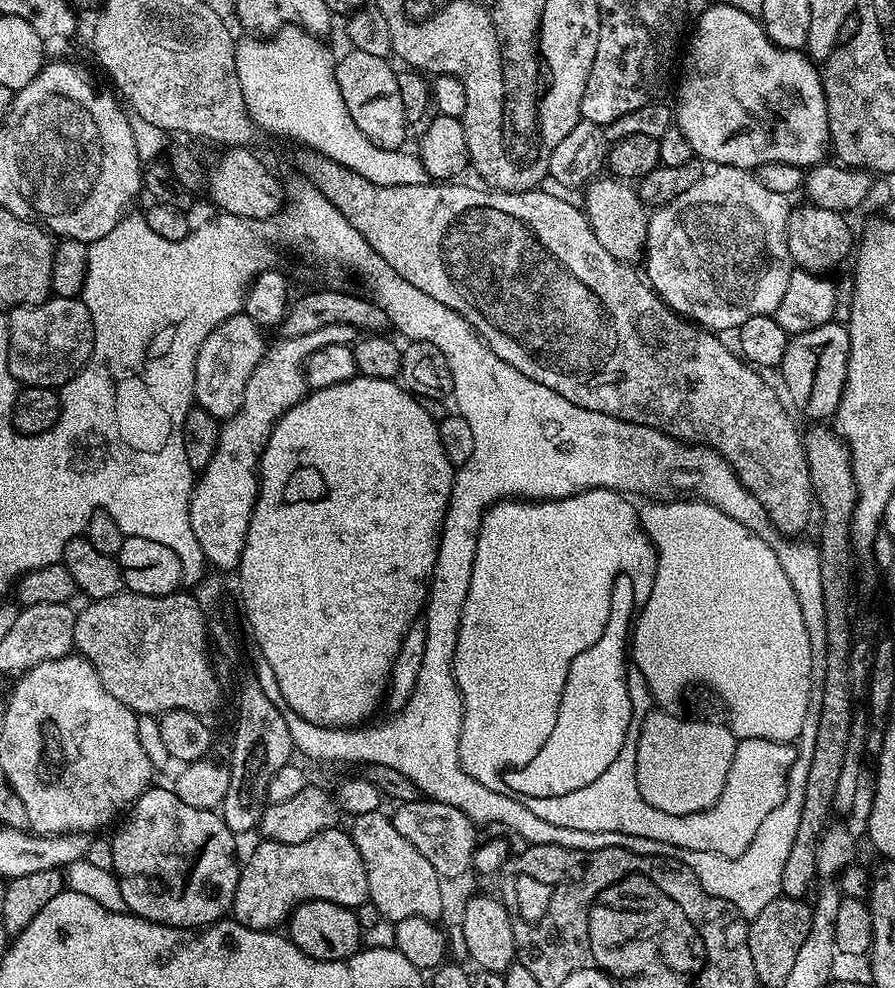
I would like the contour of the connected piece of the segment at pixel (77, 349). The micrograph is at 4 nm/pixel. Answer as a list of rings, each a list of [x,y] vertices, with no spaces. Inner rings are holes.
[[[53,295],[40,304],[23,304],[7,313],[10,374],[30,388],[64,387],[86,366],[94,346],[92,315],[83,299]]]

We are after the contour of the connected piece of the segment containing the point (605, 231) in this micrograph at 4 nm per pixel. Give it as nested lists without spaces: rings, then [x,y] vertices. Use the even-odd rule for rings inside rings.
[[[604,174],[588,181],[582,195],[584,195],[582,211],[588,217],[588,225],[594,230],[594,238],[598,238],[599,244],[624,264],[631,265],[639,261],[648,247],[650,215],[649,209],[640,201],[639,191],[631,183]]]

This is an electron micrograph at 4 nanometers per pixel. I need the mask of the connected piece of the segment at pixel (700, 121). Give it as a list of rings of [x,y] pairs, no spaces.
[[[714,2],[697,16],[688,80],[681,82],[680,101],[674,104],[675,127],[686,134],[693,153],[712,166],[733,164],[749,170],[766,162],[786,162],[803,169],[821,163],[830,152],[821,69],[803,51],[777,46],[753,13]]]

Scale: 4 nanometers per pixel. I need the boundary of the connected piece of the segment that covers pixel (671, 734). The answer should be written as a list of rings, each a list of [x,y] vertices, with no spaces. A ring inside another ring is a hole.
[[[653,710],[649,712],[645,716],[643,724],[639,725],[638,746],[636,747],[636,781],[638,782],[638,790],[642,794],[642,798],[646,802],[650,802],[650,806],[654,806],[654,810],[666,810],[666,814],[674,814],[675,816],[689,816],[695,812],[705,812],[707,808],[714,806],[714,802],[718,802],[718,798],[722,794],[724,783],[730,774],[730,766],[734,762],[734,754],[722,756],[720,752],[718,754],[712,754],[712,752],[682,752],[682,721],[684,719],[683,715],[672,715],[665,710]]]

